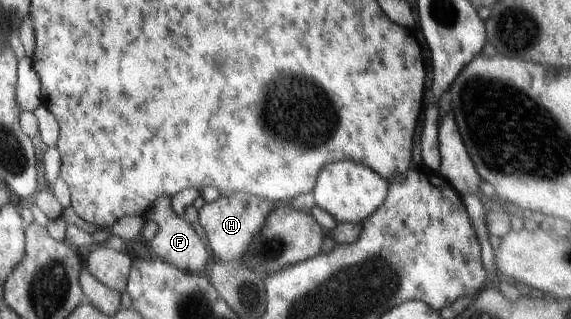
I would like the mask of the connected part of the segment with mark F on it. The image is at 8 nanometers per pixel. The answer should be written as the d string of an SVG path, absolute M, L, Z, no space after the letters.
M170 195L158 199L156 222L159 225L159 231L151 243L154 255L182 268L184 271L206 274L206 267L210 267L208 263L213 259L212 249L194 224L182 219L178 212L174 211L173 198Z

